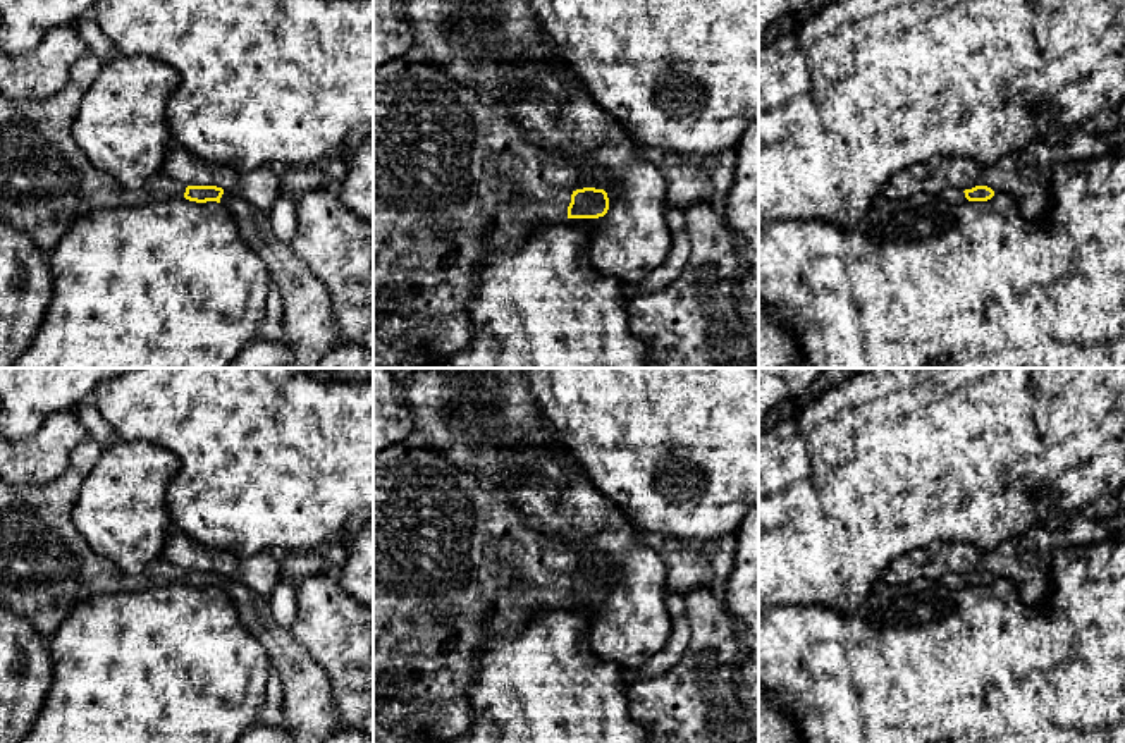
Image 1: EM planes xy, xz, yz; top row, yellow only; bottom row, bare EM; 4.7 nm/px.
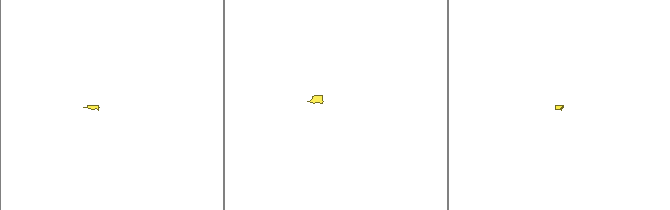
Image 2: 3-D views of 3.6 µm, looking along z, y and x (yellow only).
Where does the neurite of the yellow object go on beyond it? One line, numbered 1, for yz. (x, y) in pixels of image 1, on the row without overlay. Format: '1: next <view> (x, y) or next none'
1: next none

